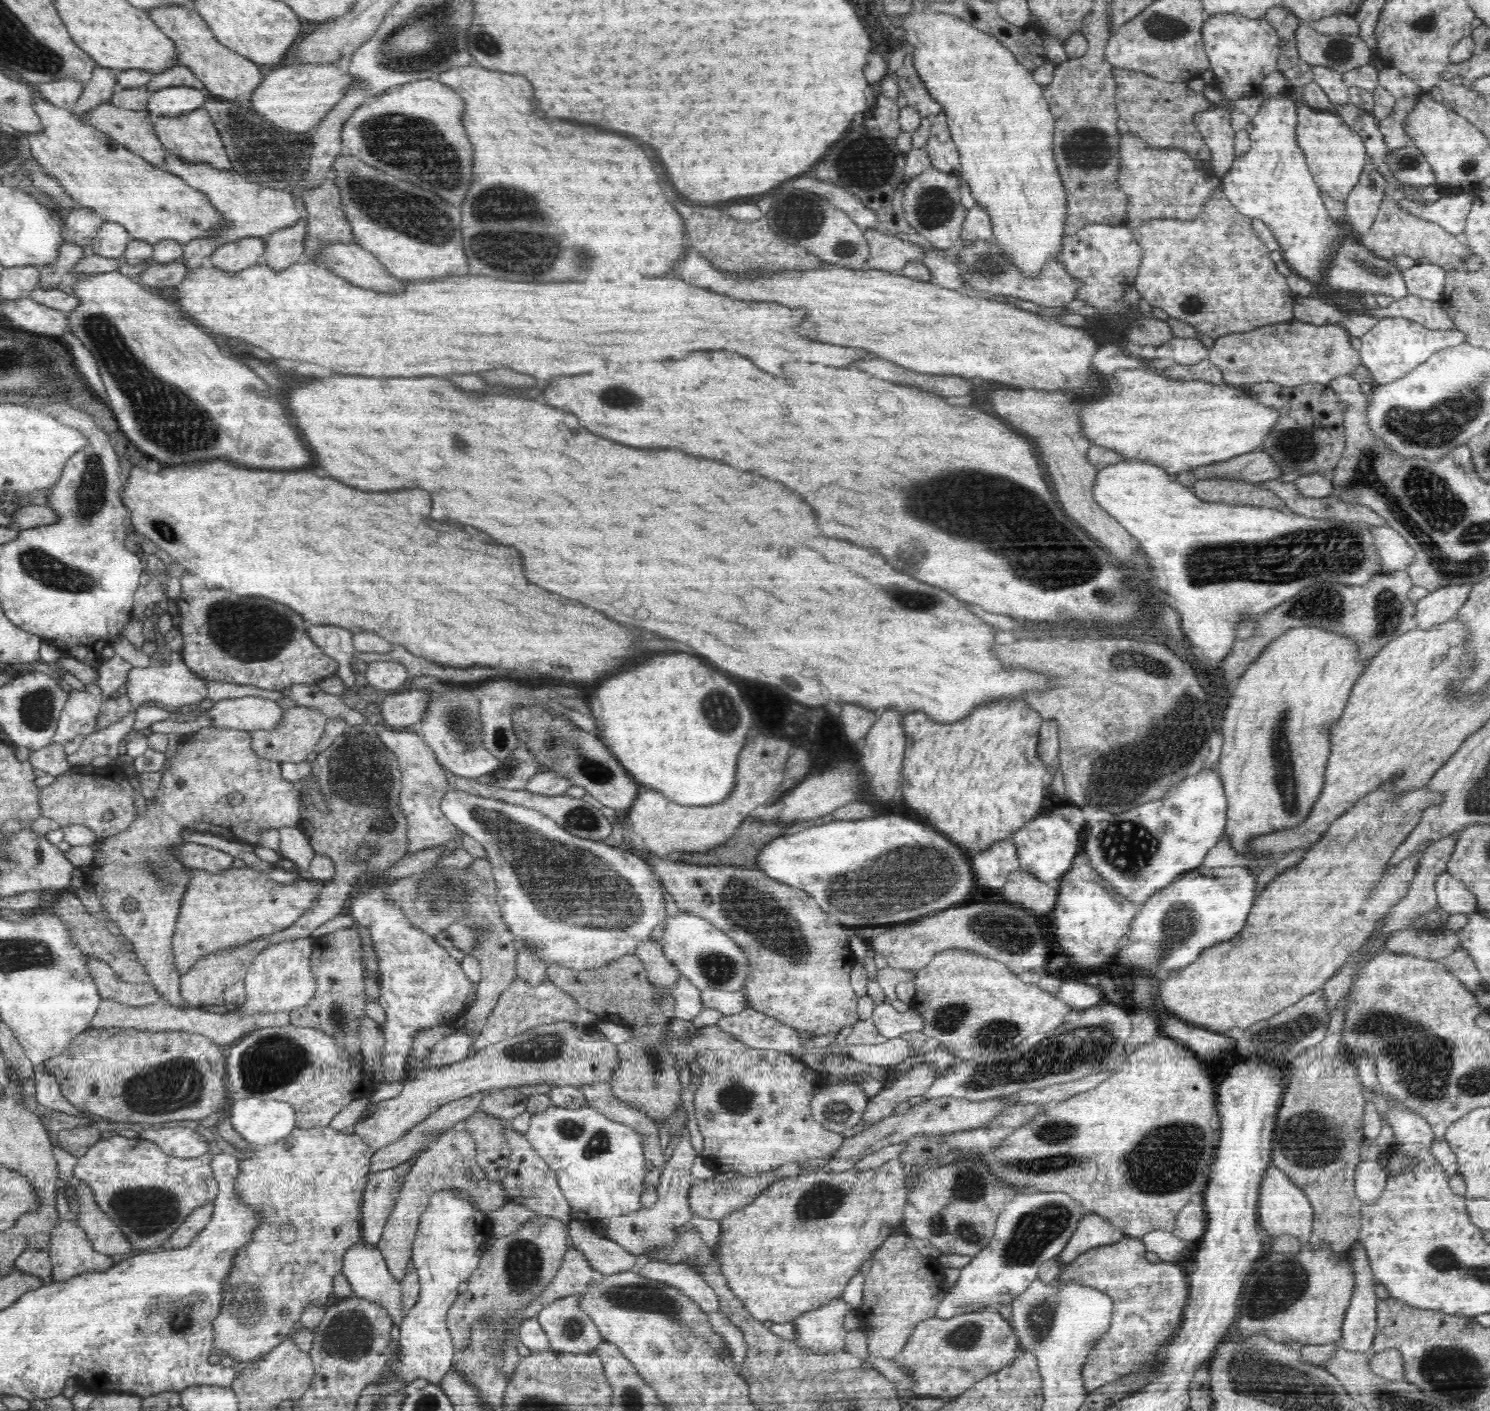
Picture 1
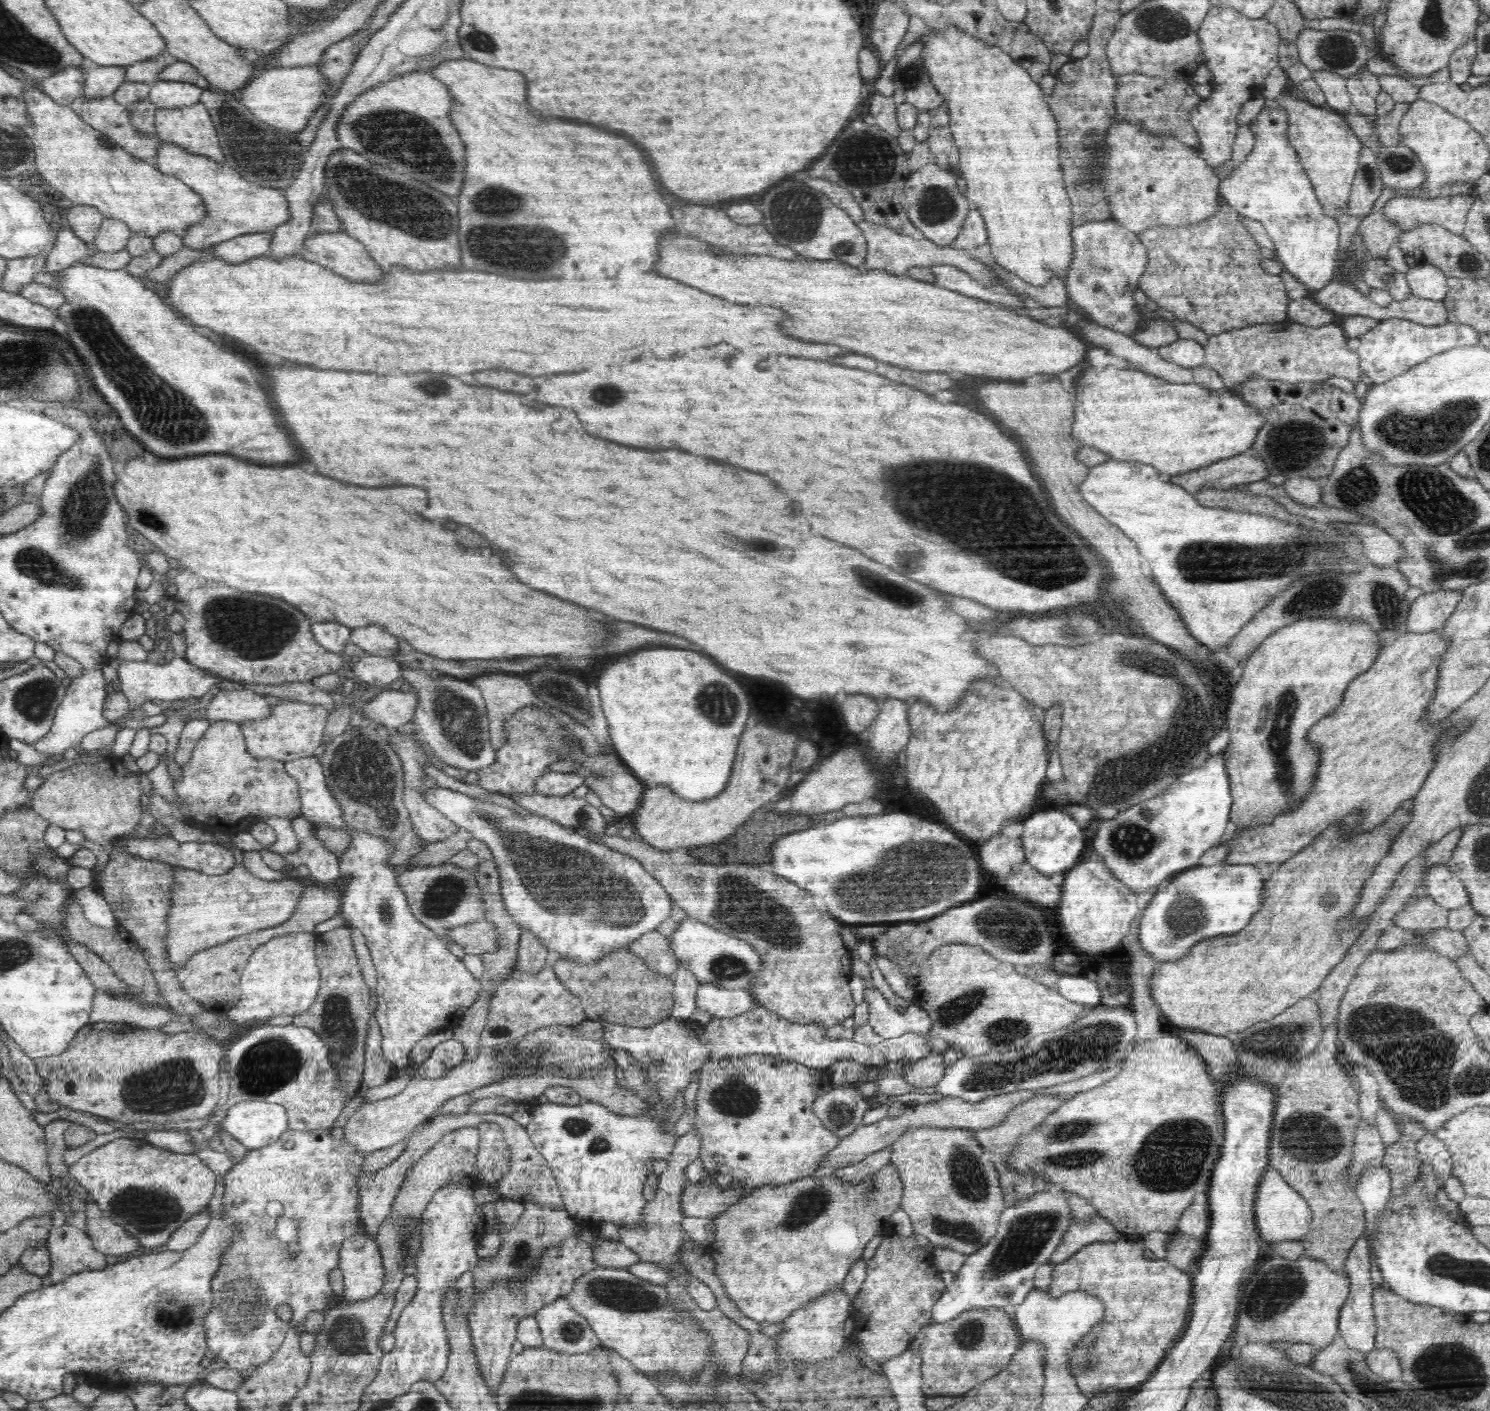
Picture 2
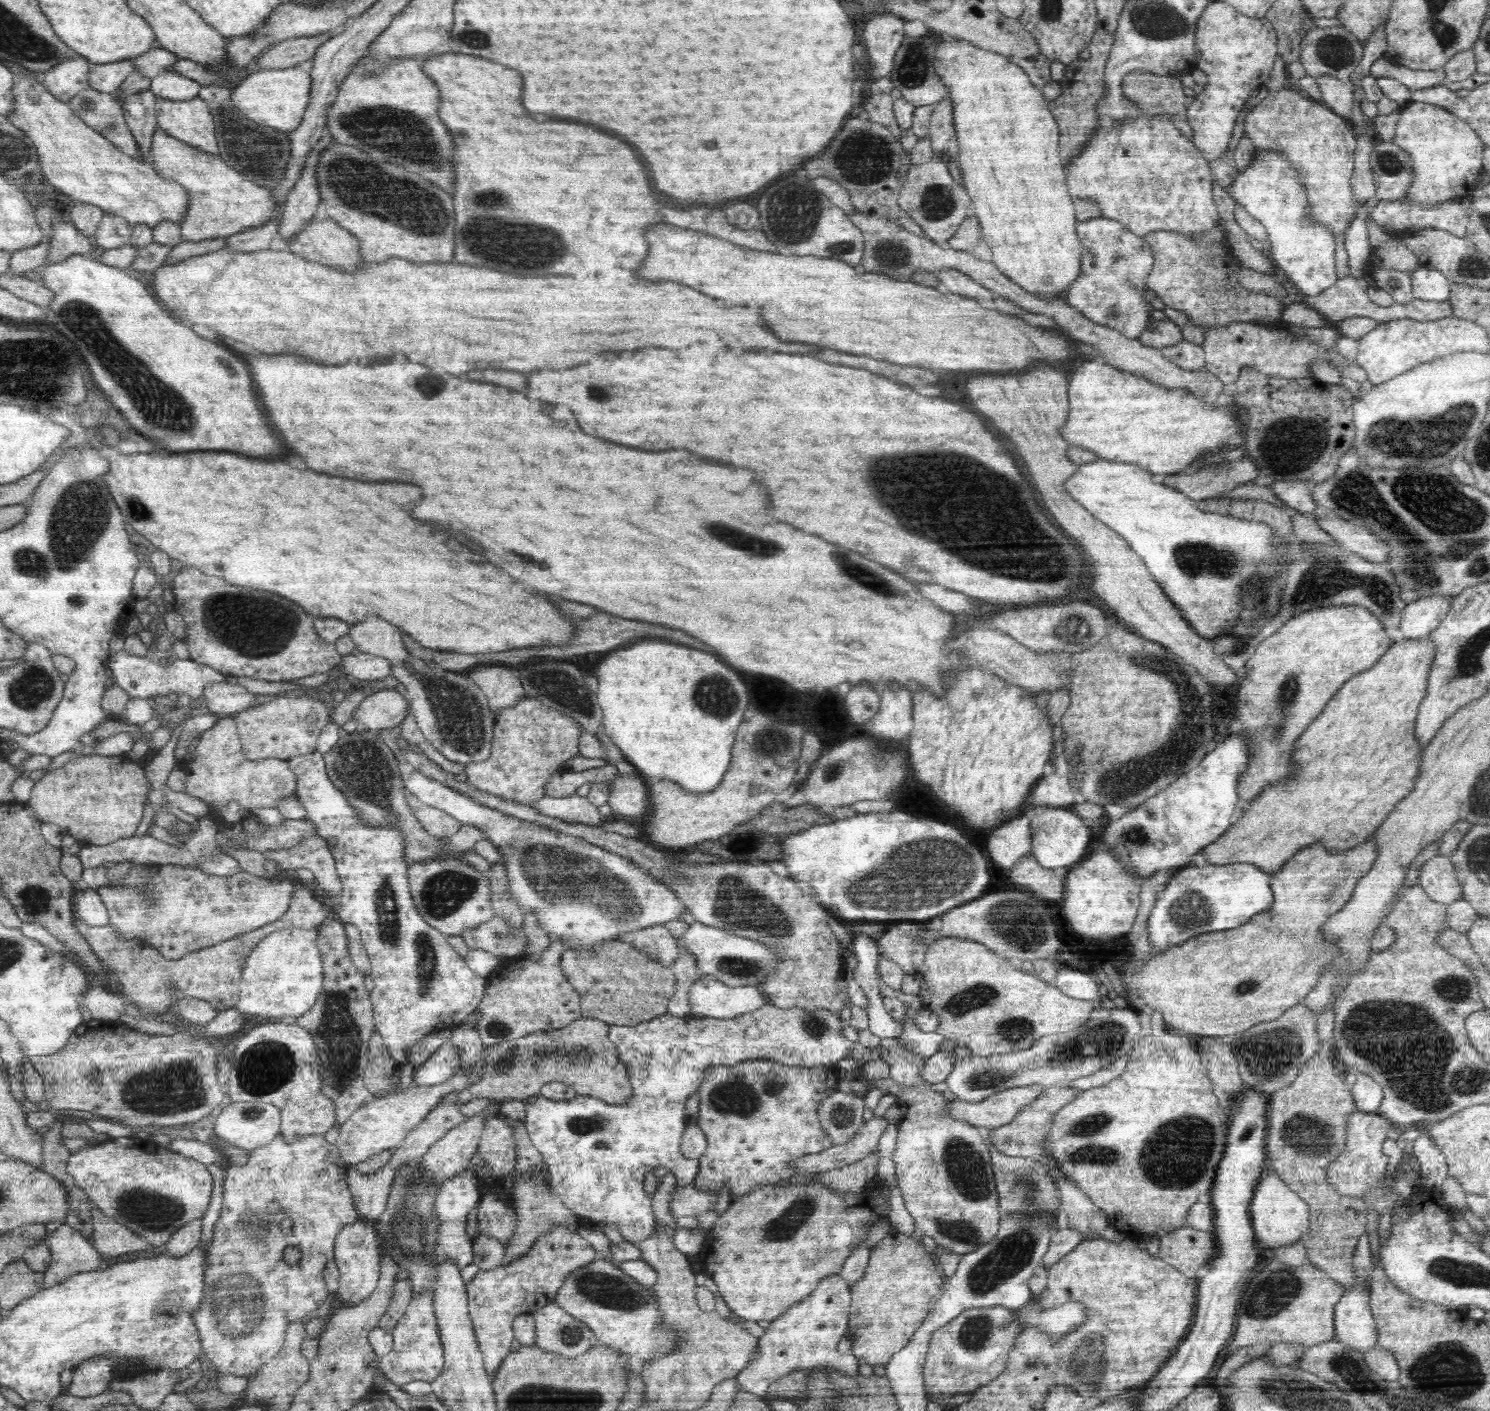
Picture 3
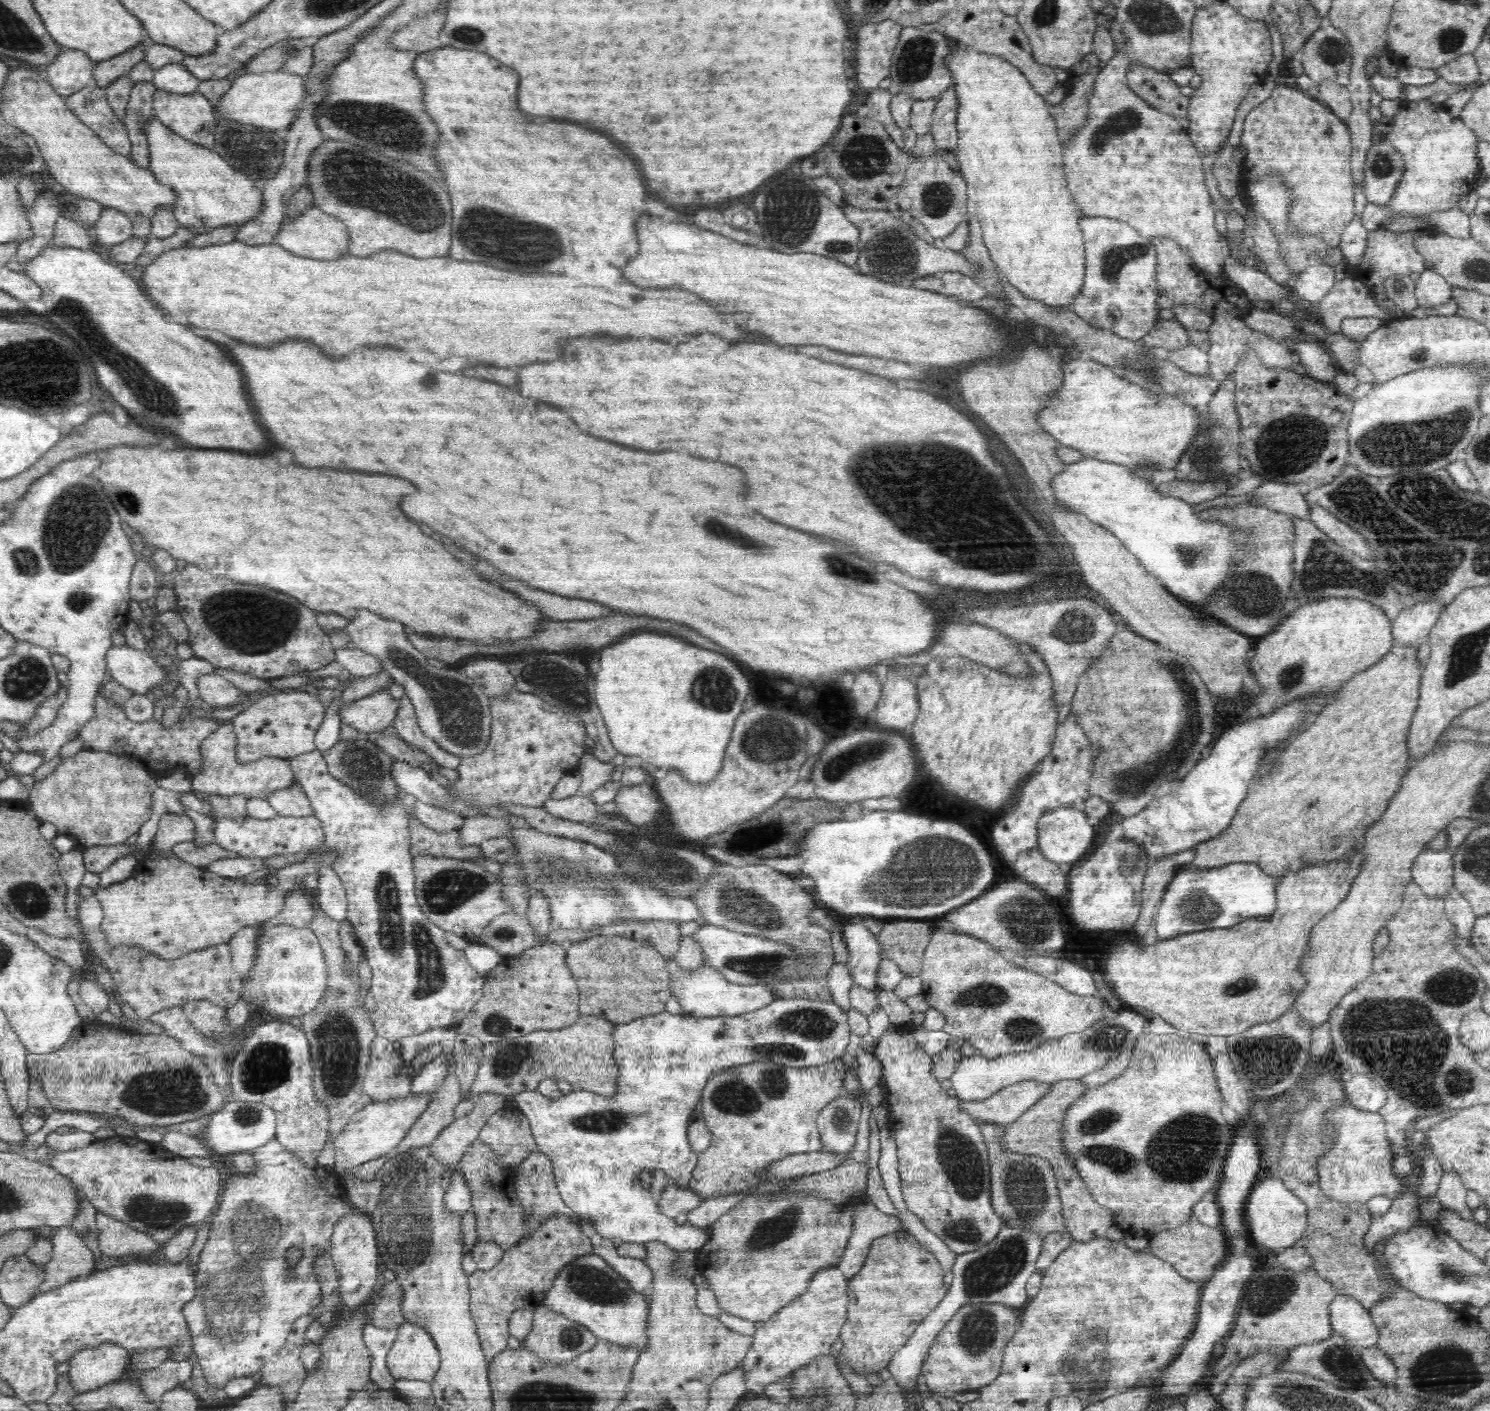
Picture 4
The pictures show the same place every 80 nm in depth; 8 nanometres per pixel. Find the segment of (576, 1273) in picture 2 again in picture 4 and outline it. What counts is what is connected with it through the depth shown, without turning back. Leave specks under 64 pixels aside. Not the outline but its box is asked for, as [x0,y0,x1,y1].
[468,1217,593,1366]

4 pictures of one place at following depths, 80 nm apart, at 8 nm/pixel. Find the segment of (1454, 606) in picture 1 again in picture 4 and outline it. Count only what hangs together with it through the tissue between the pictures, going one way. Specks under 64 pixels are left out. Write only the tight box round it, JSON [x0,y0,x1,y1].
[1391,601,1446,646]

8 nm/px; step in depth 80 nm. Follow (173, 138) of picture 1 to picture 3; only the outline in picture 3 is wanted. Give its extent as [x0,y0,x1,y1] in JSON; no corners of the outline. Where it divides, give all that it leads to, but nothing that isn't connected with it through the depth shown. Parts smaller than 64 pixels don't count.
[155,98,218,155]

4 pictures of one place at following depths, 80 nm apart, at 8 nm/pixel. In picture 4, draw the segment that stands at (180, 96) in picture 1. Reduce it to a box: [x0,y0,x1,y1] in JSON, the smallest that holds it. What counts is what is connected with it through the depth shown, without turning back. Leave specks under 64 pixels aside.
[151,63,201,95]

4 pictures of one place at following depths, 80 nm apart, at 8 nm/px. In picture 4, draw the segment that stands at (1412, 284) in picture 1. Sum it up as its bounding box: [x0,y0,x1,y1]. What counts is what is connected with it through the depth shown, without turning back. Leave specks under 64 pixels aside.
[1416,268,1452,308]

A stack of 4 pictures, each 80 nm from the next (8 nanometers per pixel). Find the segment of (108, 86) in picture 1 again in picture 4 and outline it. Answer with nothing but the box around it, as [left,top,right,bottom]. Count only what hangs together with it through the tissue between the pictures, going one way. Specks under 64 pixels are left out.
[92,39,149,89]

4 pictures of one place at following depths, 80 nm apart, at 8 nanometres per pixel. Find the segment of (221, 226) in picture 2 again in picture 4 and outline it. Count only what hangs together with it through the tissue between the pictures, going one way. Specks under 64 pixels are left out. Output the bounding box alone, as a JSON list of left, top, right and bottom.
[143,117,263,234]

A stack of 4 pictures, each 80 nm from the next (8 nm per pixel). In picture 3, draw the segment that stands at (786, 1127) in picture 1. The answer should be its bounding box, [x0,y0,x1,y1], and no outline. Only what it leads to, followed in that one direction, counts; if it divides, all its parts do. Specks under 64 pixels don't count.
[693,1058,839,1197]

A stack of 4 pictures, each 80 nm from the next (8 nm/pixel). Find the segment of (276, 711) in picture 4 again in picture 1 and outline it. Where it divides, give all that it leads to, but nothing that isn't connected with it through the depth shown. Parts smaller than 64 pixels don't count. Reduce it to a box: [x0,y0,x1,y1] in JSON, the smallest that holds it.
[248,704,329,762]

